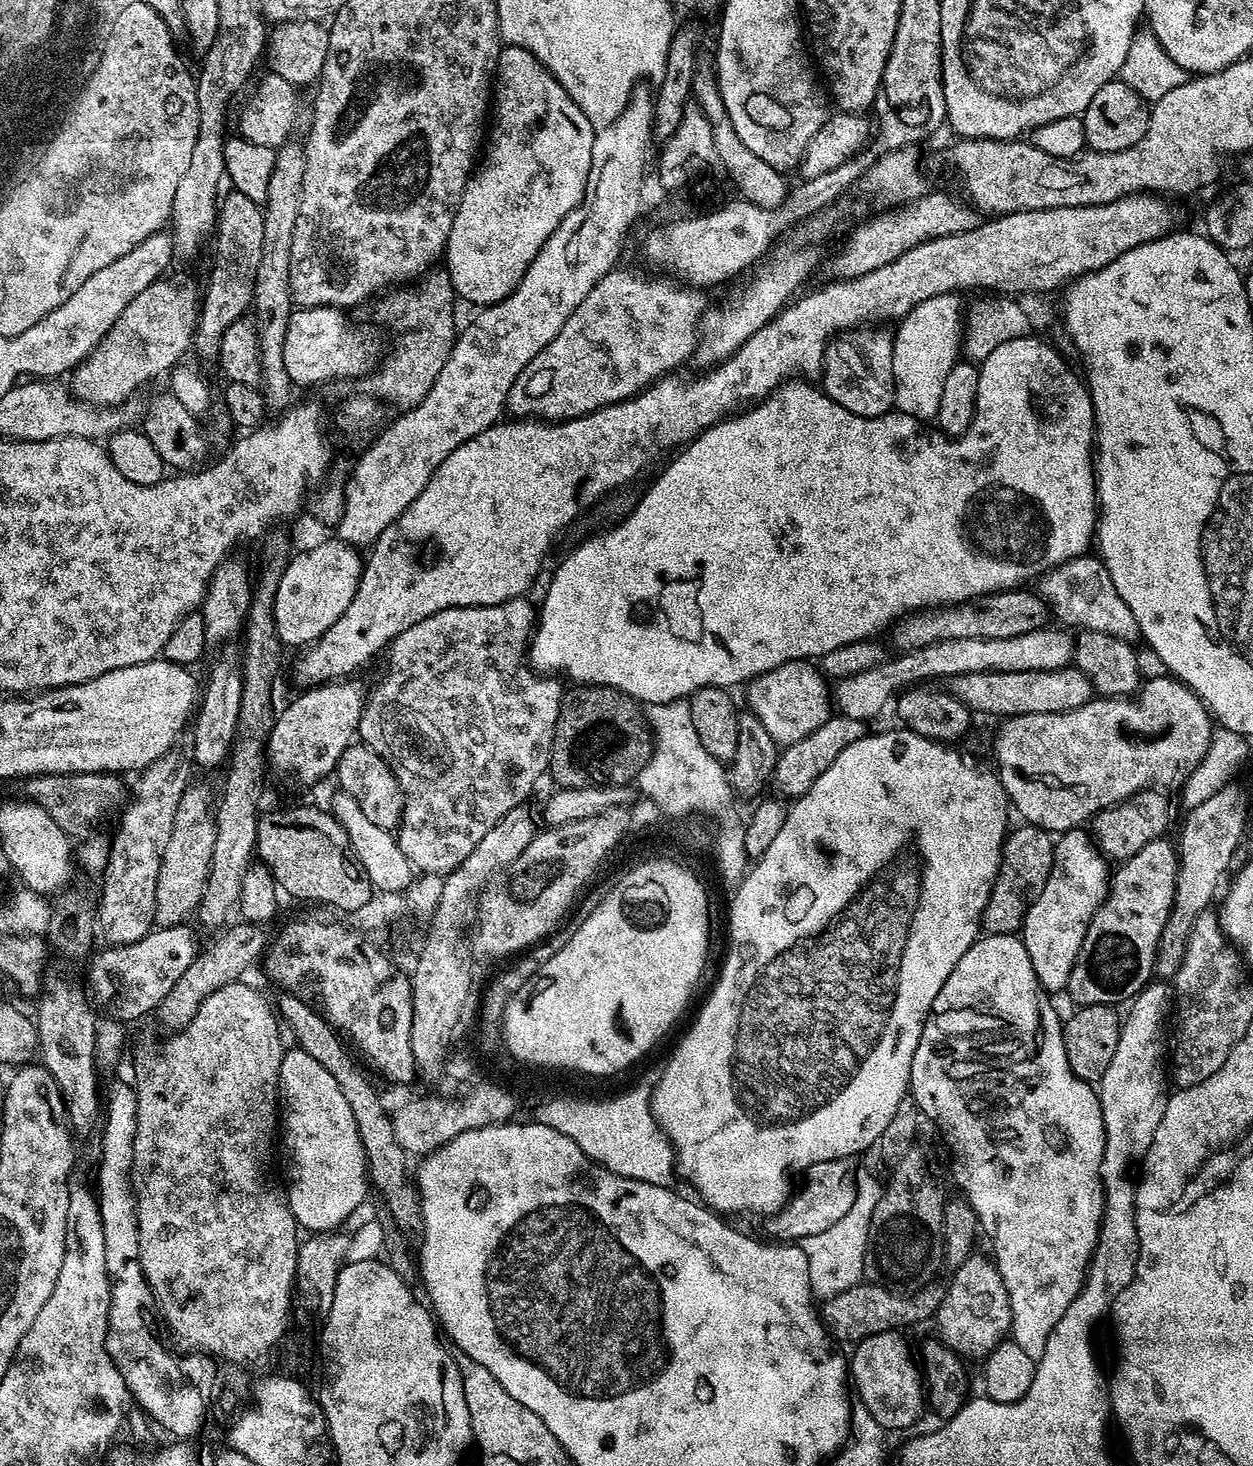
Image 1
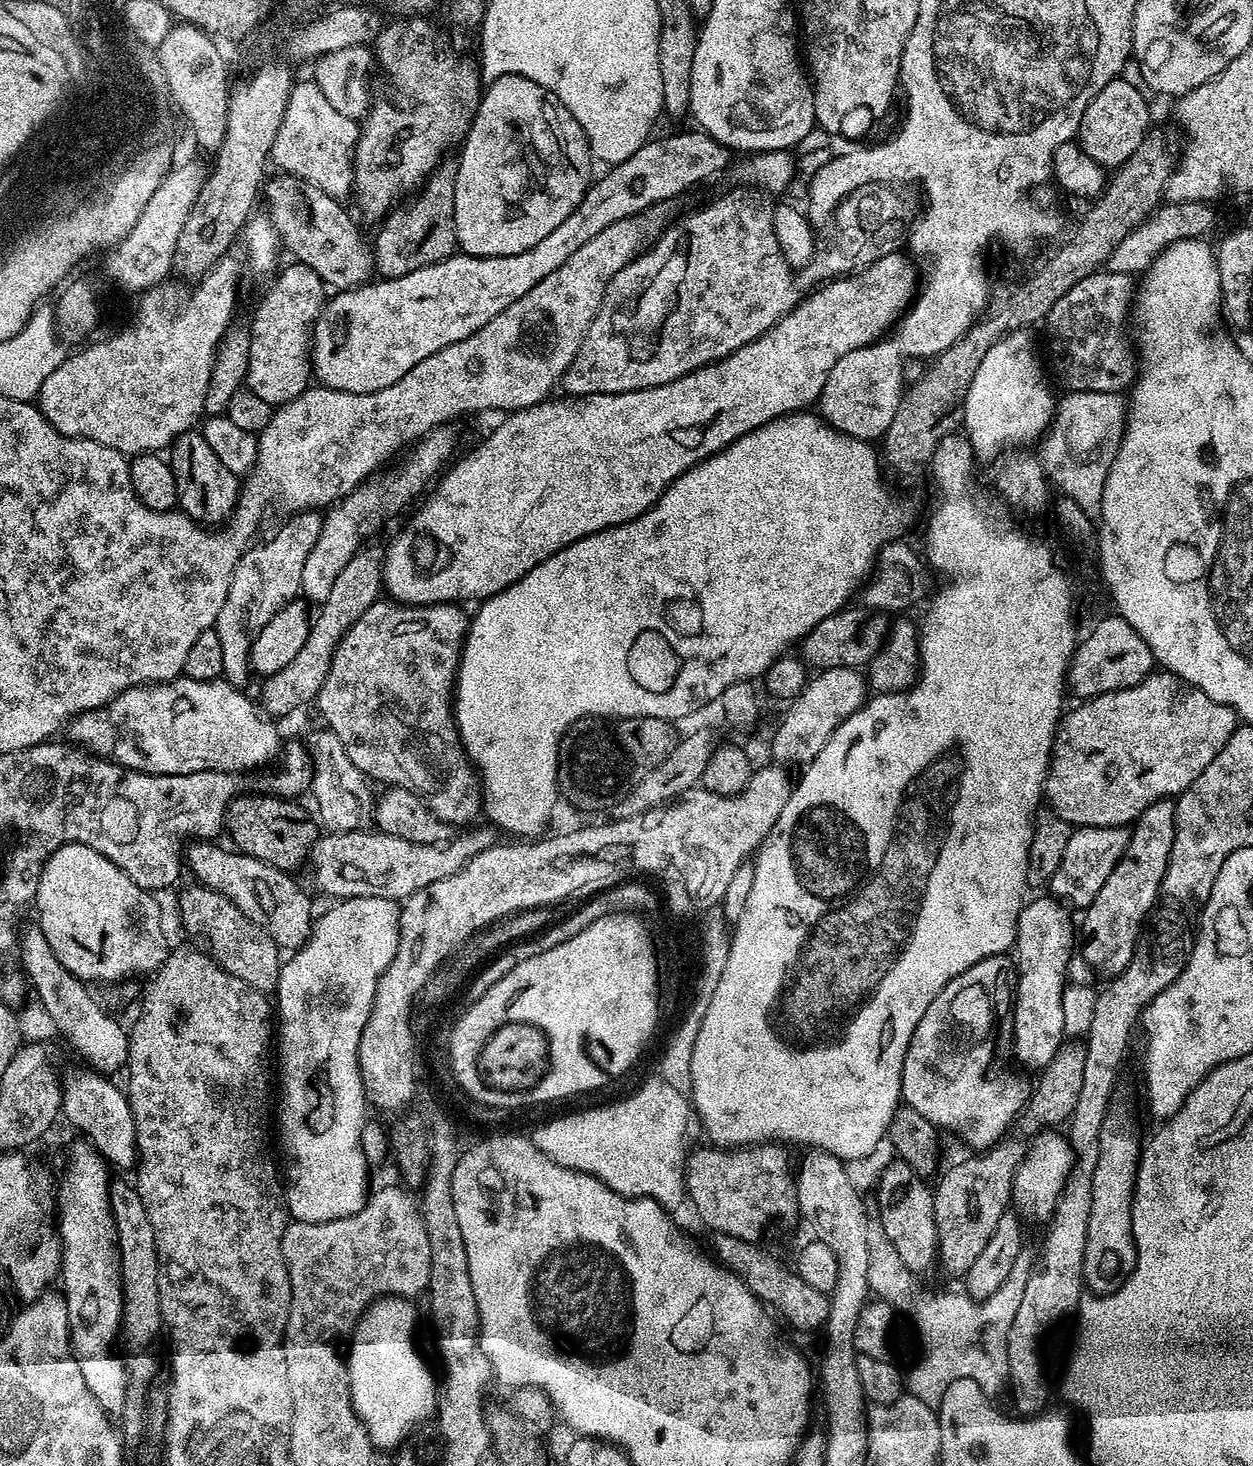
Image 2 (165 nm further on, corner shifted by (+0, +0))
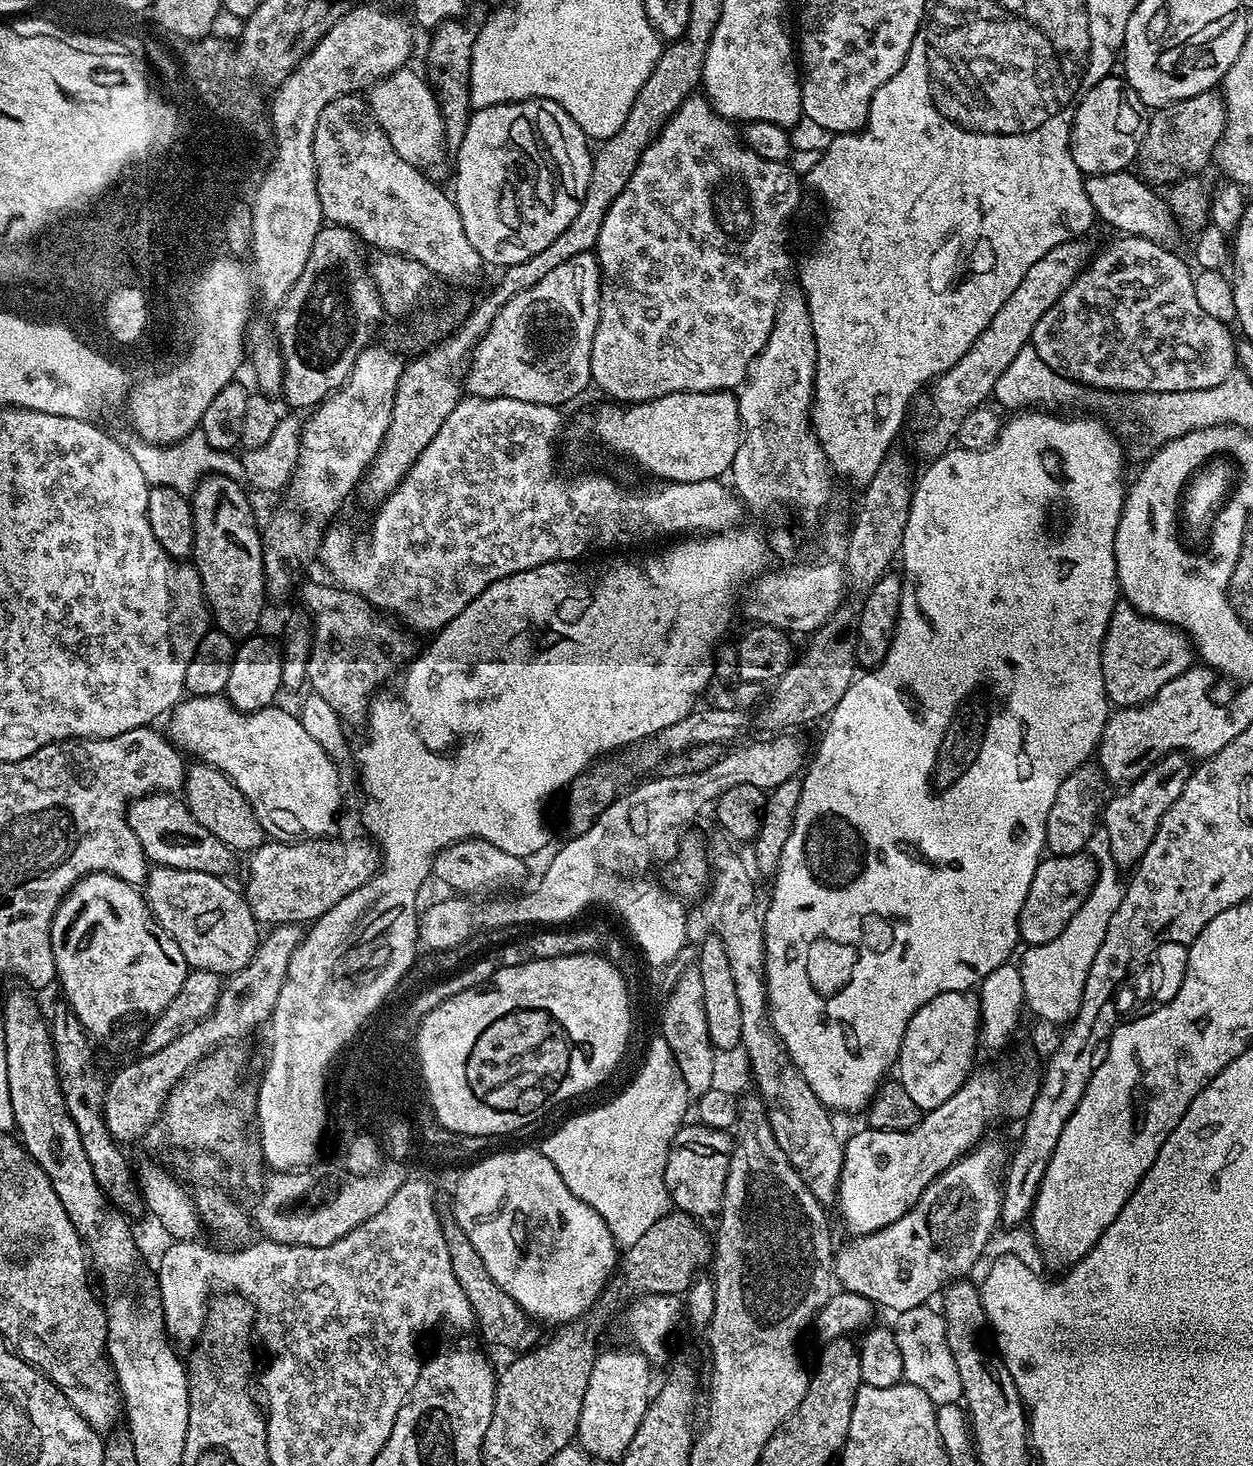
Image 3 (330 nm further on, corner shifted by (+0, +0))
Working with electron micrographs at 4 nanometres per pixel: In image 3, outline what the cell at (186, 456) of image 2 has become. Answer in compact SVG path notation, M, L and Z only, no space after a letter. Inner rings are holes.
M209 474L192 489L192 529L194 546L191 559L202 582L204 600L208 603L210 620L219 631L239 642L257 635L260 615L264 612L266 589L264 586L264 546L262 532L256 528L256 516L252 513L252 504L246 493L240 489L241 483L229 476Z

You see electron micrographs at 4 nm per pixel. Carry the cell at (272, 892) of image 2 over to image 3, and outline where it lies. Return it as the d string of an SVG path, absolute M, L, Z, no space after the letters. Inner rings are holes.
M149 792L147 796L139 796L128 806L128 825L134 830L134 838L142 846L145 856L153 865L161 868L177 868L178 870L198 870L206 874L227 877L232 868L234 853L194 814L190 814L188 805L179 795L170 792Z

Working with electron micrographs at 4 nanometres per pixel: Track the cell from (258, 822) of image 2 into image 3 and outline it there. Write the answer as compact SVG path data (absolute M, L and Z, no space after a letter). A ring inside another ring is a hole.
M203 762L189 763L184 773L182 799L188 805L190 814L194 814L194 818L198 818L198 822L202 822L202 826L206 826L206 830L210 830L210 834L214 834L218 842L231 848L233 853L248 854L260 847L260 822L242 790L238 790L238 786L234 786L234 782L229 776L222 774L222 770Z

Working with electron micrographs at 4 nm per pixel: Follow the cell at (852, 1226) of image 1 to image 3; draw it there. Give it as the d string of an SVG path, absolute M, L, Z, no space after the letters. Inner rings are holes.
M921 1306L906 1310L895 1317L894 1331L898 1350L902 1350L904 1380L918 1386L925 1392L932 1403L939 1406L954 1403L963 1397L962 1378L958 1378L958 1366L954 1366L954 1354L950 1354L948 1345L948 1326L943 1315L932 1306Z

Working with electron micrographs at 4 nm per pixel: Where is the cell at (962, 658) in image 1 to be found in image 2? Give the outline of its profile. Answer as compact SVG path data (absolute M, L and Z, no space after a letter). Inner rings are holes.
M825 668L817 671L796 699L785 707L788 709L772 736L772 756L776 759L773 761L780 766L811 764L818 750L826 746L830 734L834 734L834 730L838 730L838 726L842 726L850 714L864 707L869 692L865 677L857 669Z

